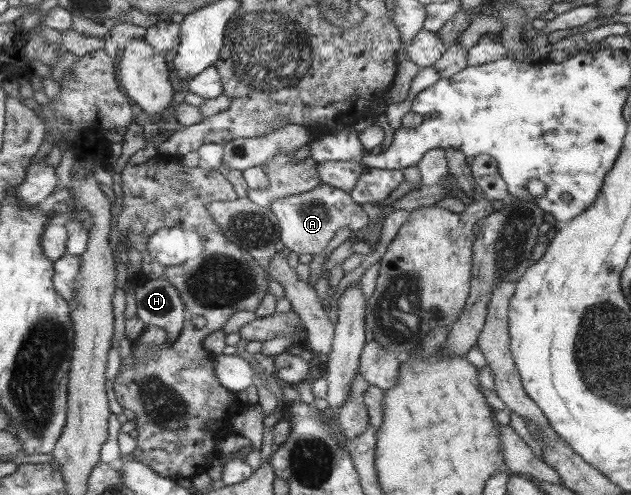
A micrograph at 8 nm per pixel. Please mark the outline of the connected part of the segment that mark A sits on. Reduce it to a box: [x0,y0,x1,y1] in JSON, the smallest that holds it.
[269,184,369,257]

